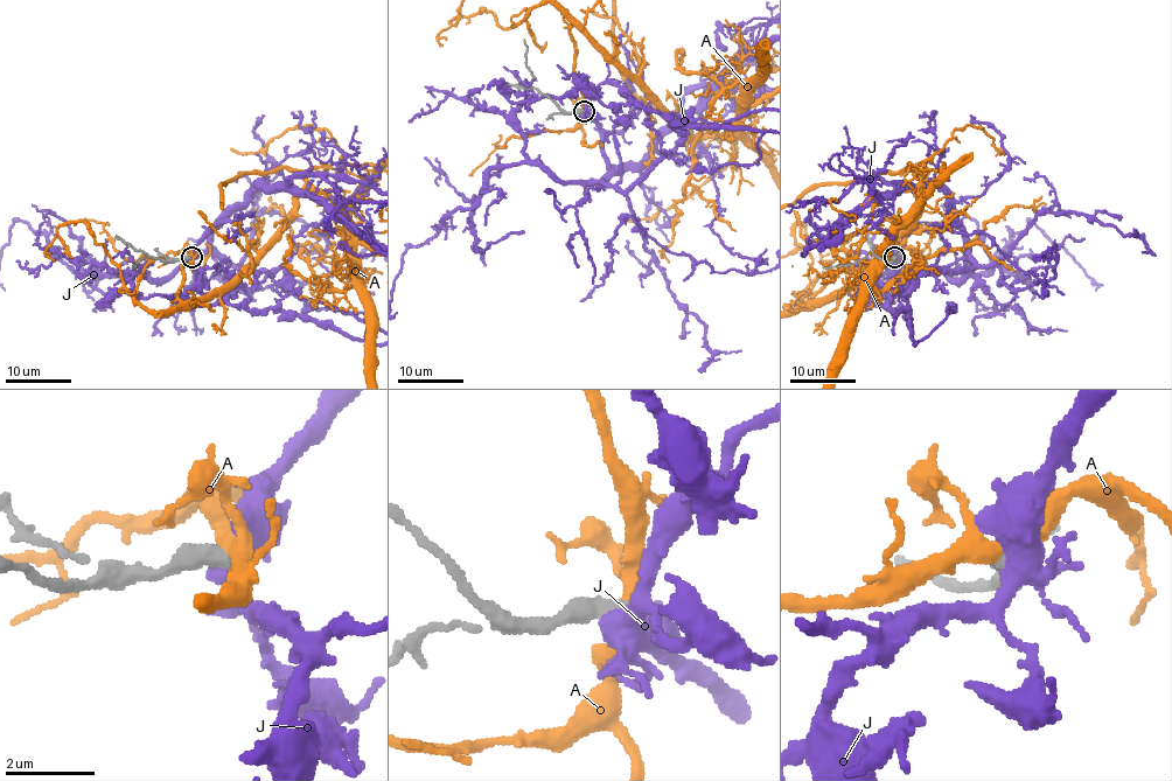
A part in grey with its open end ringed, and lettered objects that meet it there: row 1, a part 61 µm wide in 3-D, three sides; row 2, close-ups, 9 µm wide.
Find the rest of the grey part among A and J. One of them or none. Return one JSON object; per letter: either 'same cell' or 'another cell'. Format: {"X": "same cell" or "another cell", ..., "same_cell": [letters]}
{"A": "another cell", "J": "another cell", "same_cell": []}

